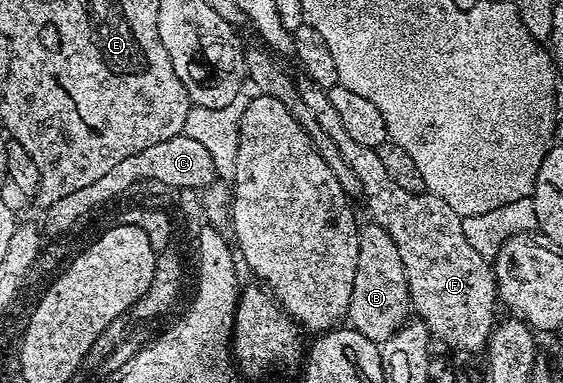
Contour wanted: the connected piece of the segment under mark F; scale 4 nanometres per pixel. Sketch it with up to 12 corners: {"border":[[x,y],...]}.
{"border":[[297,84],[405,263],[436,342],[482,354],[495,270],[437,195],[405,191],[326,89]]}

